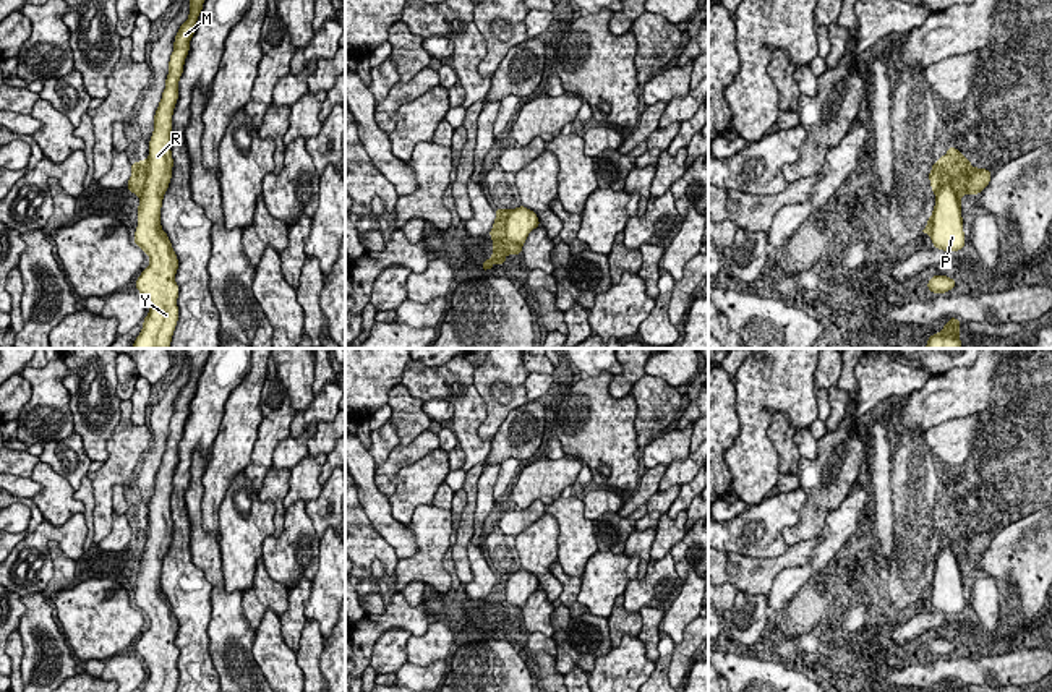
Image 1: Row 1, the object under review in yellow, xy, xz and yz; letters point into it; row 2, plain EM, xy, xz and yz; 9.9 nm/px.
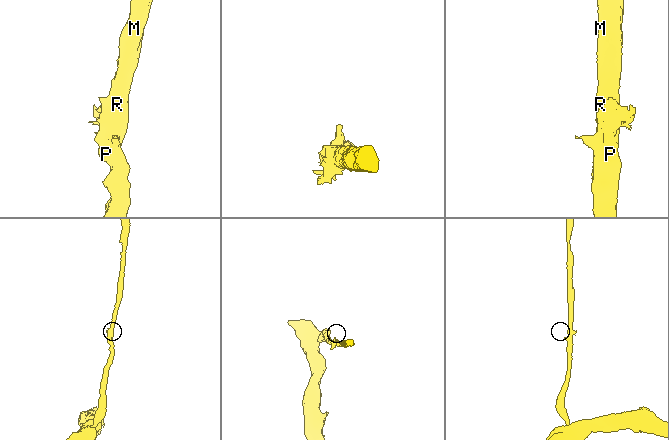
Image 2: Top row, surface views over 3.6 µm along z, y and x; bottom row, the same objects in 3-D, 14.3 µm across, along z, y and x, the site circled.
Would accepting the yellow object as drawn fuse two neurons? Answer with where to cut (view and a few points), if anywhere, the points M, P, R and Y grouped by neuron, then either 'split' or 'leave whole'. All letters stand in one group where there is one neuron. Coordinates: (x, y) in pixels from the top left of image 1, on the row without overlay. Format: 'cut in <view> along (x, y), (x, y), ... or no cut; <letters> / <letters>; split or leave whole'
no cut; M P R Y; leave whole

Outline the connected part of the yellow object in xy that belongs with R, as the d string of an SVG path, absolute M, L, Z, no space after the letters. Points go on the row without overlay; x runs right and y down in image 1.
M211 348L185 350L185 355L190 358L190 378L173 404L175 410L169 425L165 452L154 478L149 520L131 527L131 540L126 546L128 554L139 559L135 608L151 622L149 629L135 645L149 669L143 692L175 692L178 686L177 661L180 650L175 645L178 621L172 611L172 604L162 593L160 570L173 530L170 496L172 478L178 463L178 444L190 413L190 402L195 397L196 384L209 352Z

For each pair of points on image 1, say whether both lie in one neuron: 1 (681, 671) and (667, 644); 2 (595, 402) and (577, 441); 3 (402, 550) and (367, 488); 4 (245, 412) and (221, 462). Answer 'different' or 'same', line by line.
1: different
2: same
3: same
4: same

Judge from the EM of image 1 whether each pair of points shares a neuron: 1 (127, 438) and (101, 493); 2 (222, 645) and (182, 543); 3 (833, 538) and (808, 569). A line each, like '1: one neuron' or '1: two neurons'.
1: one neuron
2: two neurons
3: one neuron

